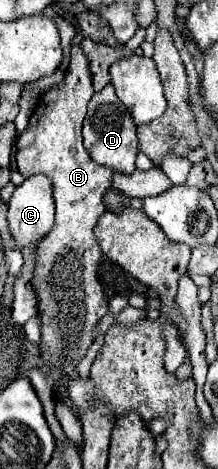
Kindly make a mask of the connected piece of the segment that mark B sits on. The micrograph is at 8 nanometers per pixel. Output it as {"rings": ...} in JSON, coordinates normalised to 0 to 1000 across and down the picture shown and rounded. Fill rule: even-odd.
{"rings":[[[335,94],[326,136],[298,154],[289,175],[188,205],[124,277],[96,281],[78,299],[87,367],[106,375],[225,375],[261,439],[252,478],[170,525],[170,563],[142,597],[170,627],[188,678],[179,789],[216,802],[243,832],[261,827],[271,802],[289,797],[289,772],[344,763],[353,776],[372,763],[390,763],[408,738],[427,733],[427,708],[454,682],[500,670],[500,635],[445,593],[445,571],[472,542],[427,503],[427,486],[454,461],[482,452],[472,414],[509,397],[528,367],[463,350],[436,350],[381,316],[372,264],[417,205],[427,179],[399,124],[381,119],[381,102],[362,94]],[[206,755],[252,763],[252,772],[197,768]]]}

